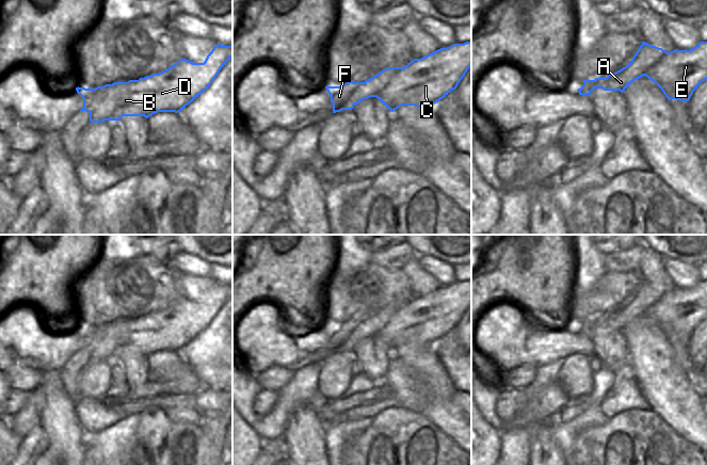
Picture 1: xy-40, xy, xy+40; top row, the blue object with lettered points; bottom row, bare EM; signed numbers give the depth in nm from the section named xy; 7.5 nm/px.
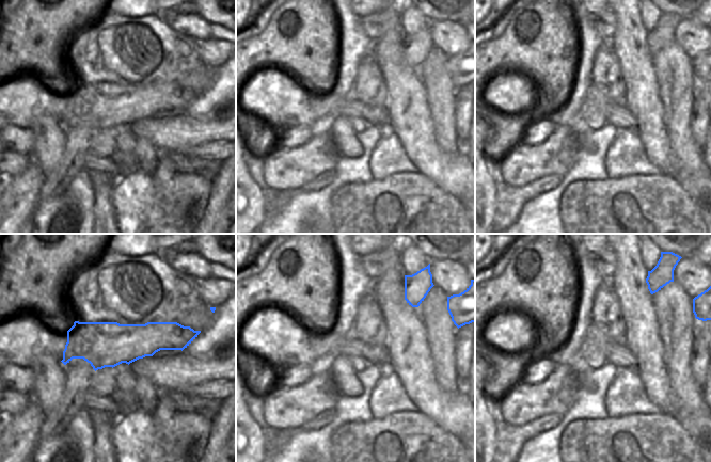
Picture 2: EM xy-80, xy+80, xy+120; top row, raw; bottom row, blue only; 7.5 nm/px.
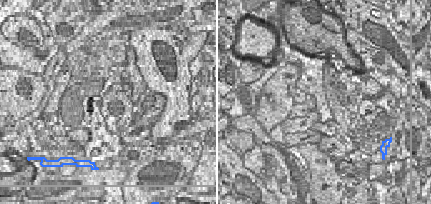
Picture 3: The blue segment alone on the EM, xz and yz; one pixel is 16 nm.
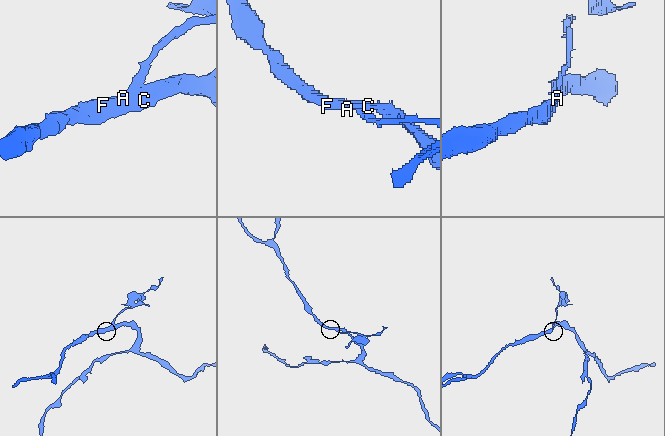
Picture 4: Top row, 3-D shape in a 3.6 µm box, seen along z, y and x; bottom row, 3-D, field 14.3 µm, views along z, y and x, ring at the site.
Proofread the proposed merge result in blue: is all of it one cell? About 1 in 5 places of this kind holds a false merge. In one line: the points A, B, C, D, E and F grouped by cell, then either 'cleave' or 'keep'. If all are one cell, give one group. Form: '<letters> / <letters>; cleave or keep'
A / B C D E F; cleave

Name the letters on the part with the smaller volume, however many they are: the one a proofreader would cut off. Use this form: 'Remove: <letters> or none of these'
Remove: A

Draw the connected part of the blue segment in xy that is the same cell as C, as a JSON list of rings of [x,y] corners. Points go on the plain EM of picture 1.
[[[471,280],[440,287],[407,302],[375,336],[391,351],[402,344],[433,344],[455,328],[471,306]]]

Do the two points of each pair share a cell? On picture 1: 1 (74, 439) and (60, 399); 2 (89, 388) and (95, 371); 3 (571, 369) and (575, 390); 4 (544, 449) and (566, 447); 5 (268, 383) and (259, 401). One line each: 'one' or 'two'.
1: one
2: one
3: one
4: two
5: two

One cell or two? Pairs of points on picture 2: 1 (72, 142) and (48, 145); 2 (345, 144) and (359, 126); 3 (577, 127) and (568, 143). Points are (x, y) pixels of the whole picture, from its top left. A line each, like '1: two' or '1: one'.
1: one
2: two
3: two

